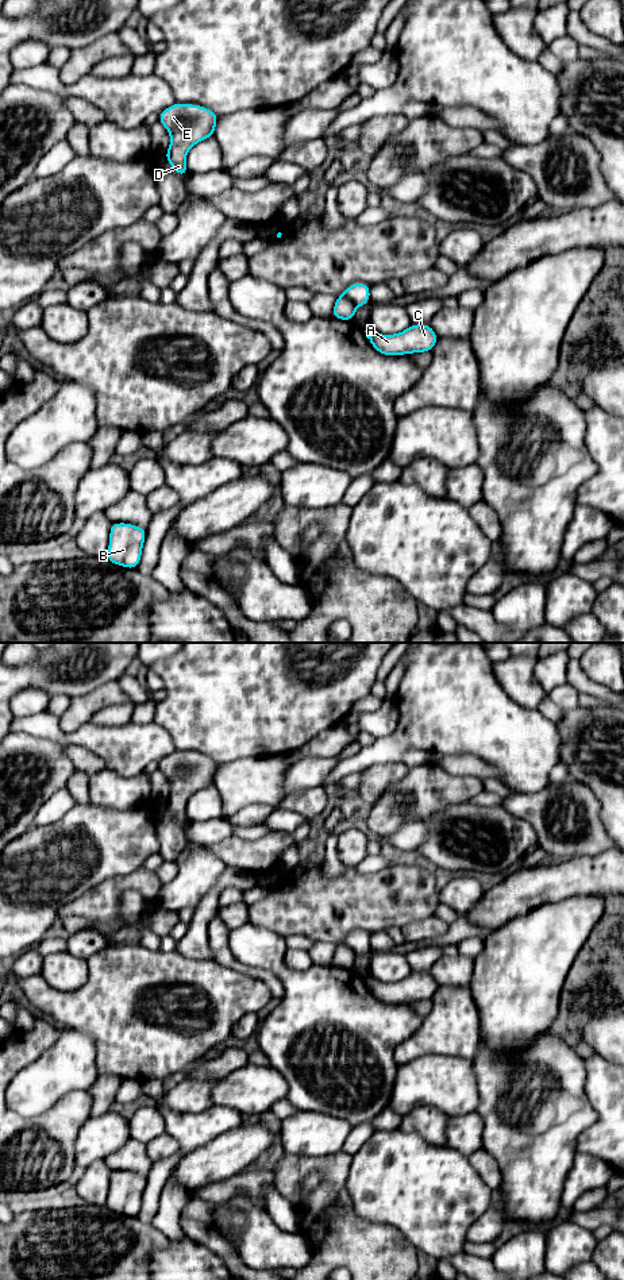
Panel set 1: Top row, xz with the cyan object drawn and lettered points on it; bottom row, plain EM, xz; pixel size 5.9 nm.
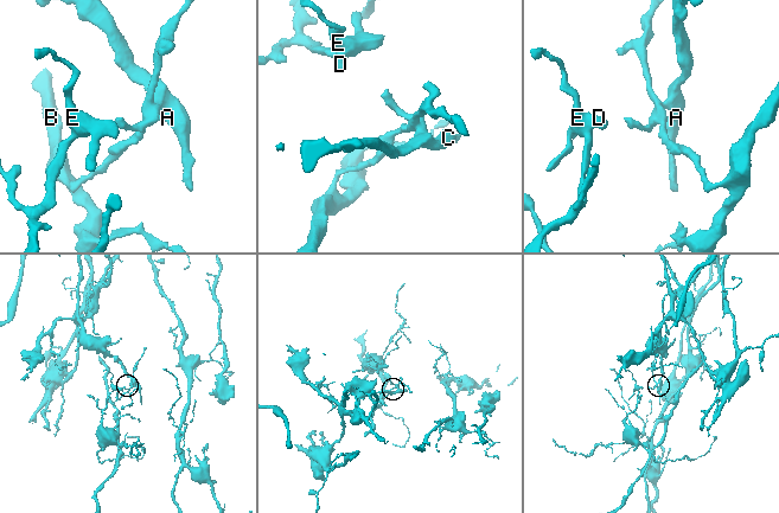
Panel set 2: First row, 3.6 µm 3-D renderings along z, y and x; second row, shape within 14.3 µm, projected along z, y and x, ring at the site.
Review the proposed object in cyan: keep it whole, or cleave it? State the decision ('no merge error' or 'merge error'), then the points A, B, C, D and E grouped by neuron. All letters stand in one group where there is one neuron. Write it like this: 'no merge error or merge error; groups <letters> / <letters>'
no merge error; groups A B C D E

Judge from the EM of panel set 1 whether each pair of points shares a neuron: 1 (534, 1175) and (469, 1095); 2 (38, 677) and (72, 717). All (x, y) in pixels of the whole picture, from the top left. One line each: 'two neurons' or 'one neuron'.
1: two neurons
2: two neurons

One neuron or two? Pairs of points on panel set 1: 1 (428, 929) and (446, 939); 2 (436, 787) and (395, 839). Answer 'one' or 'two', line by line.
1: two
2: two

